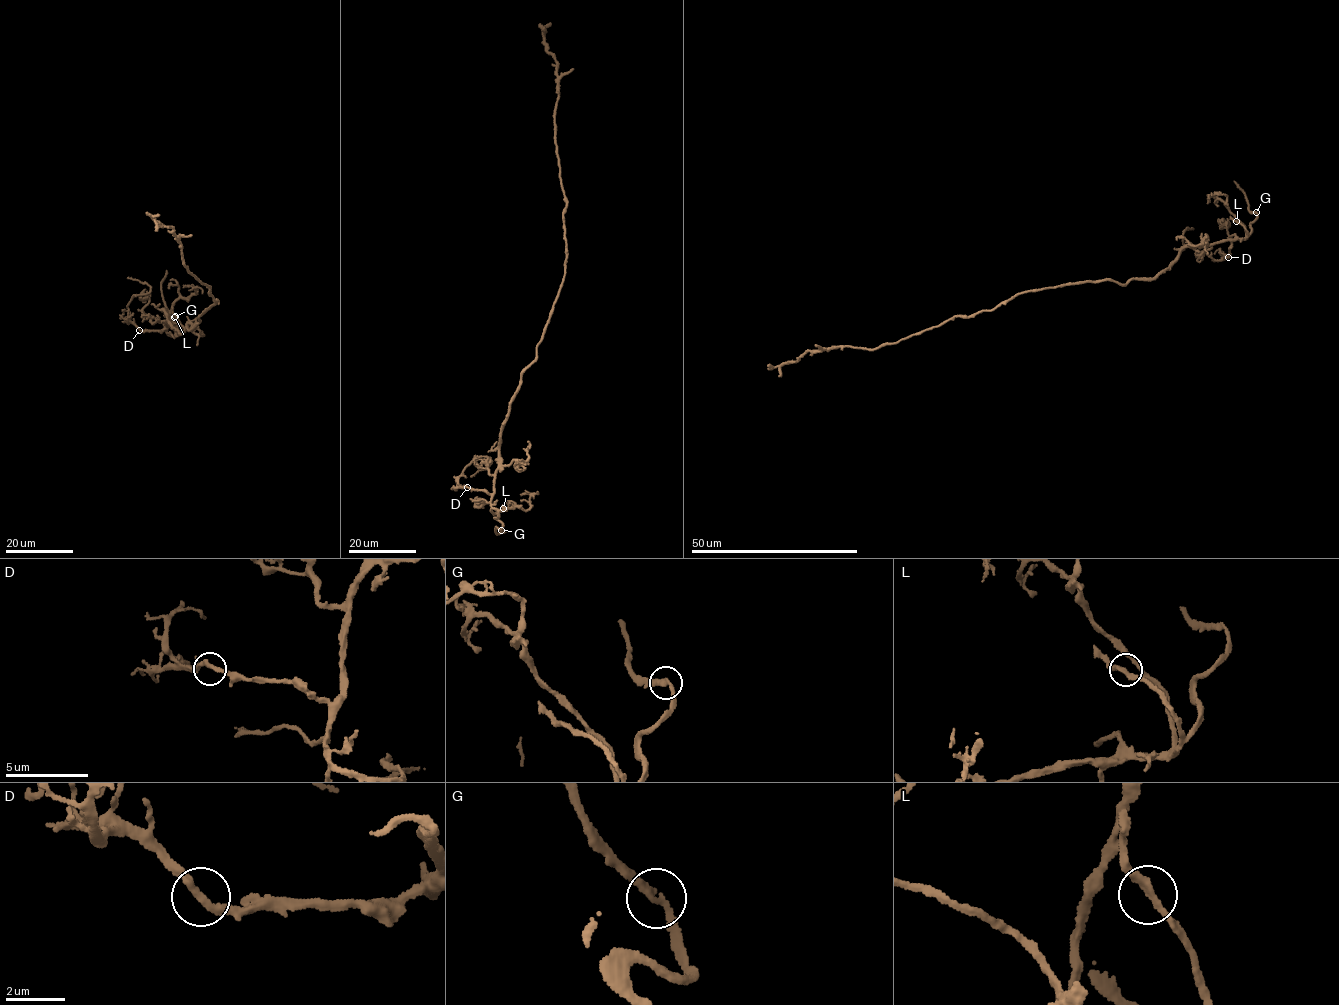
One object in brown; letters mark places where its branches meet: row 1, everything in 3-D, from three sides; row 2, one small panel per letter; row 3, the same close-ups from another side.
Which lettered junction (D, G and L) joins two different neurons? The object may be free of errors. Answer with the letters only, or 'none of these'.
none of these

